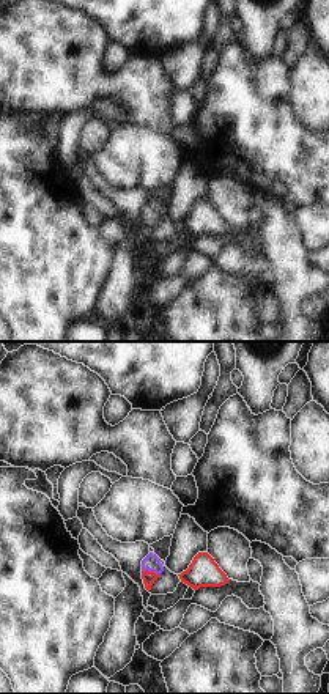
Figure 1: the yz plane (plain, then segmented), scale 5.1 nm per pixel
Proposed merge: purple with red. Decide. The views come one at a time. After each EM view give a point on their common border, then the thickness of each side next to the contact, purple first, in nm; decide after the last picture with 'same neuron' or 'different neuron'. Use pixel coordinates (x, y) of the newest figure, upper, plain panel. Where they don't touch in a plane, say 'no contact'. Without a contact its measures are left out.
meets purple at (150, 217); 90 nm thick on the purple side, 70 nm on the other

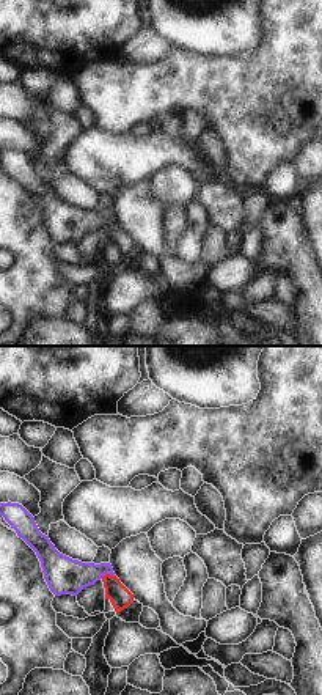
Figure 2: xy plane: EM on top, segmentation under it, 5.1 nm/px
meets purple at (107, 220); 190 nm thick on the purple side, 110 nm on the other

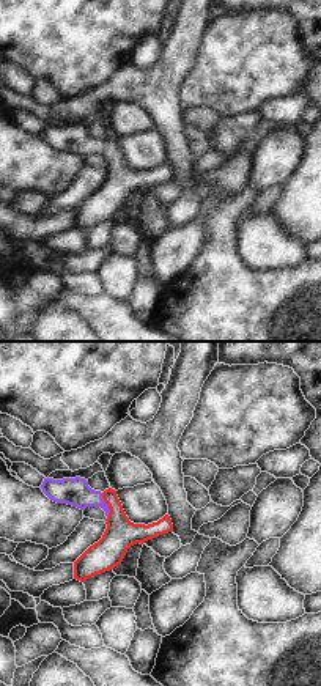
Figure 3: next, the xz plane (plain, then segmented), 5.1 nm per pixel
meets purple at (107, 153); 140 nm thick on the purple side, 160 nm on the other

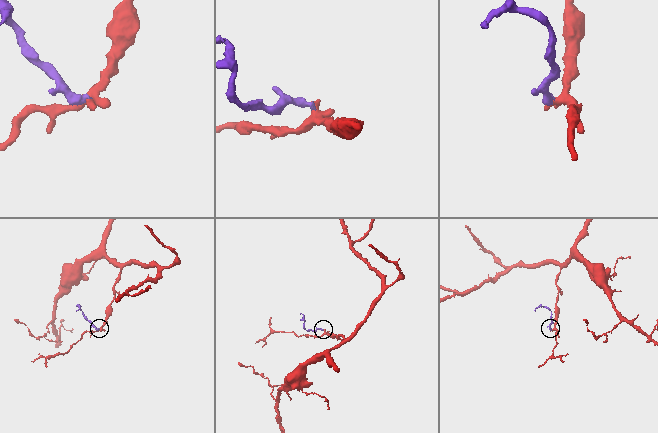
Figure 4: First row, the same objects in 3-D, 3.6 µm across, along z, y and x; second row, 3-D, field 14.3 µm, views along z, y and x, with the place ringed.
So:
same neuron

